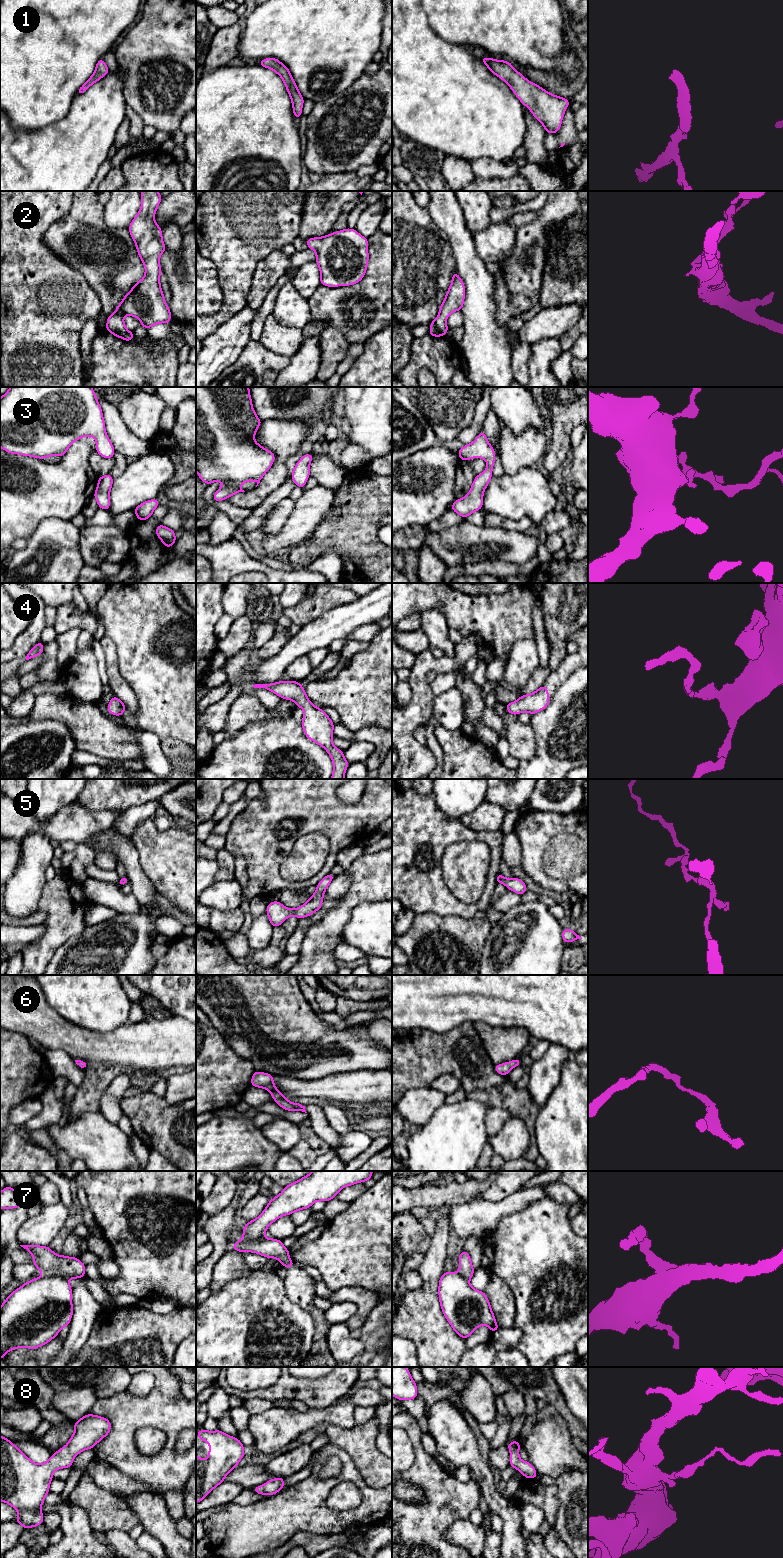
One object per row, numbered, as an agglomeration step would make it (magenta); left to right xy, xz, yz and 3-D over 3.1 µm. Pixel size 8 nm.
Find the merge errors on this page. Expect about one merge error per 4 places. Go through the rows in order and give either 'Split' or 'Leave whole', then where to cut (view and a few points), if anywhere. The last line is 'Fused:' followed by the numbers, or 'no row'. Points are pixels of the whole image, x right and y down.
1: Leave whole. No split
2: Leave whole. No split
3: Leave whole. No split
4: Leave whole. No split
5: Leave whole. No split
6: Leave whole. No split
7: Split. Split along xy (43, 1275), (62, 1275), (68, 1279)
8: Leave whole. No split
Fused: 7

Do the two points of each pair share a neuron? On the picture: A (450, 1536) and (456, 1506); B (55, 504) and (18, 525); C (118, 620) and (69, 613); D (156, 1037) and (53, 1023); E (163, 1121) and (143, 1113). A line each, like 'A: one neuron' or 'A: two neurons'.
A: two neurons
B: one neuron
C: two neurons
D: one neuron
E: one neuron

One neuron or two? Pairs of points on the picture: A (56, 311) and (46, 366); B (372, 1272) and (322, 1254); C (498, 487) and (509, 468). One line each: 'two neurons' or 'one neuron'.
A: one neuron
B: one neuron
C: two neurons

